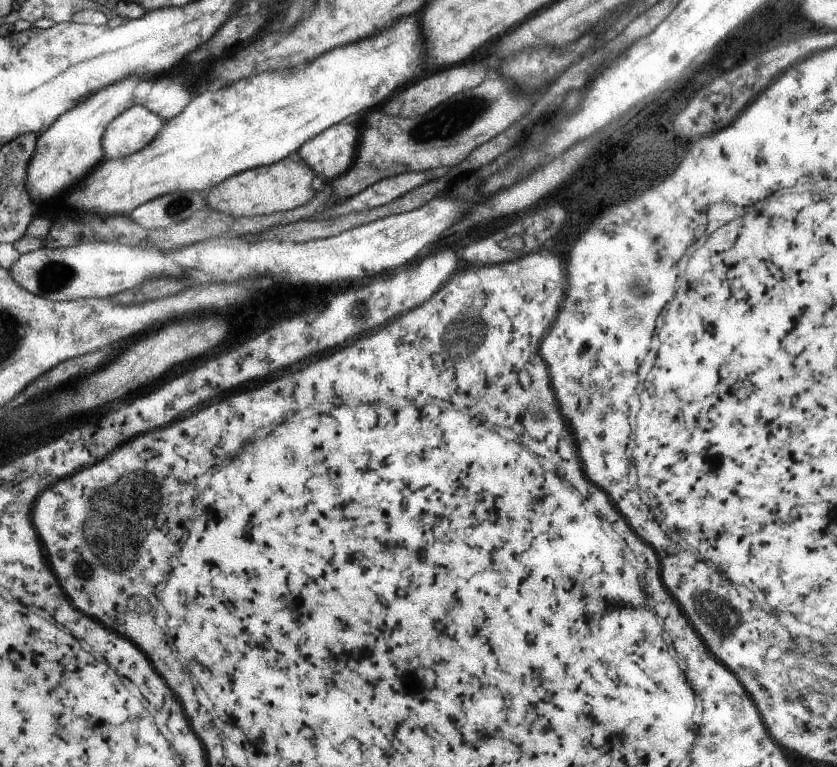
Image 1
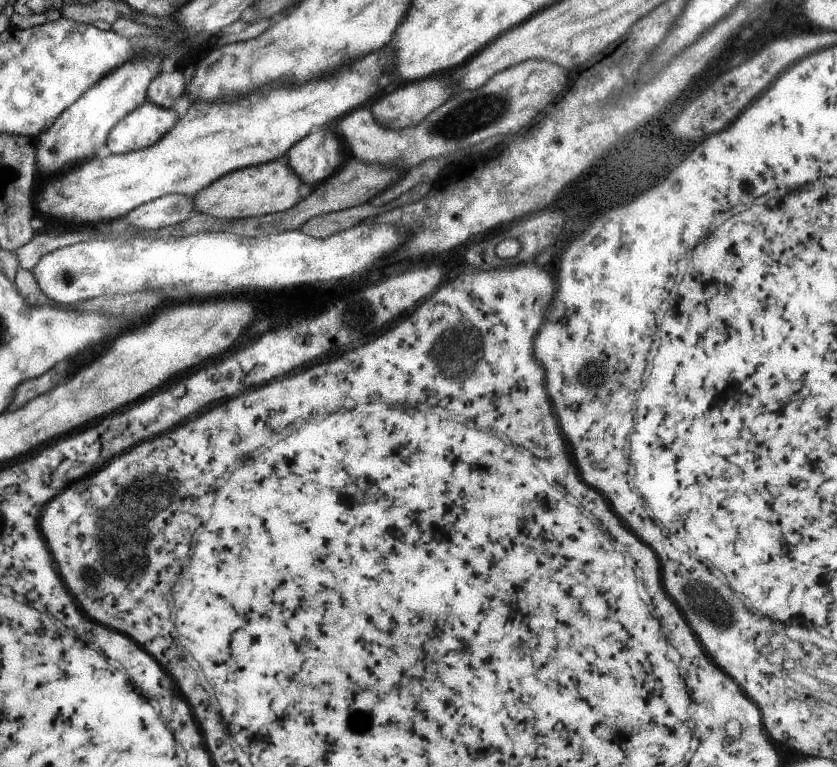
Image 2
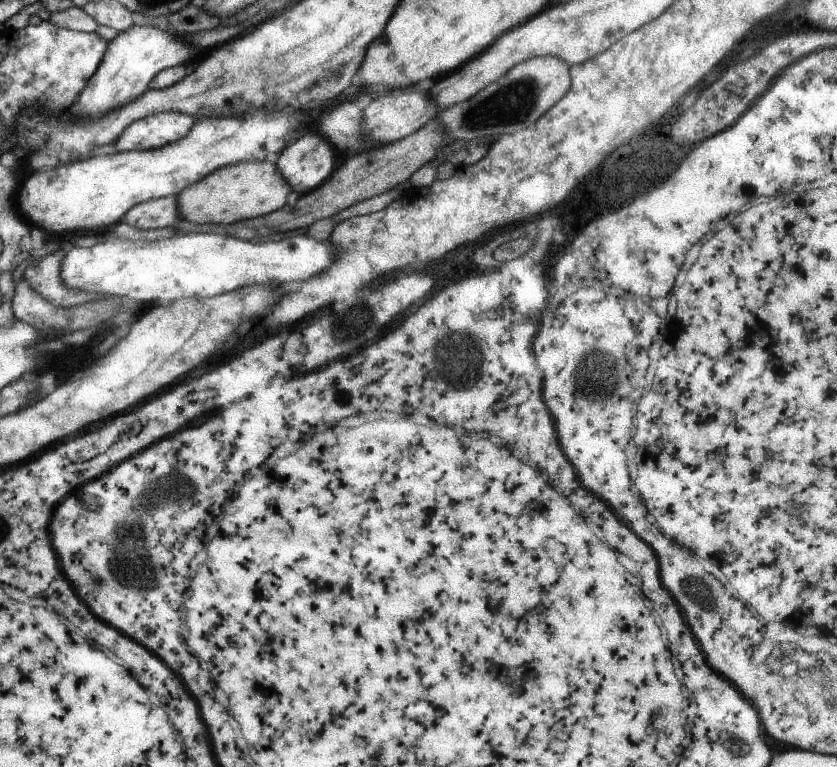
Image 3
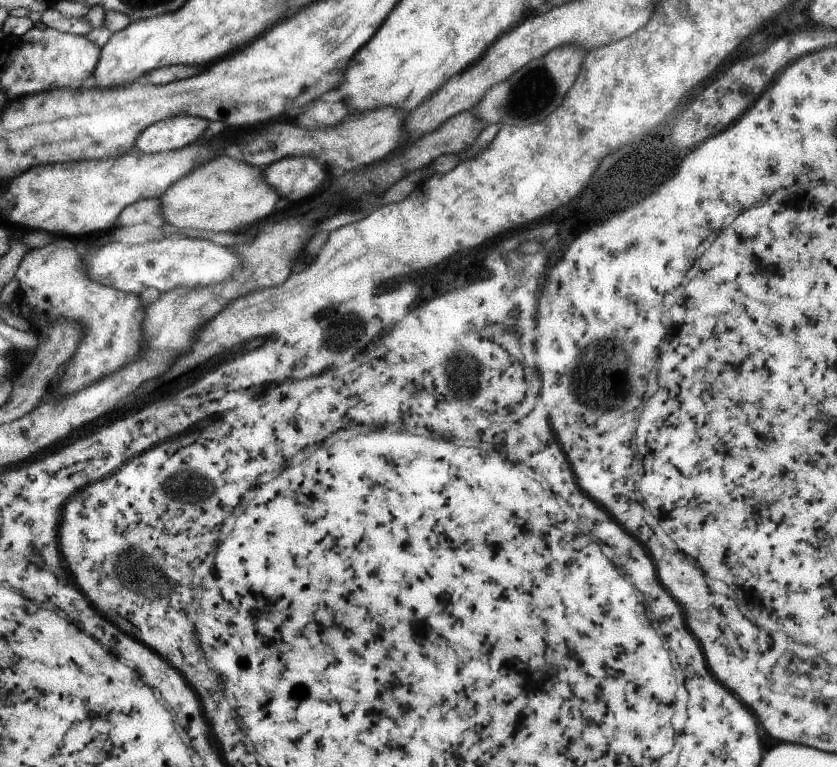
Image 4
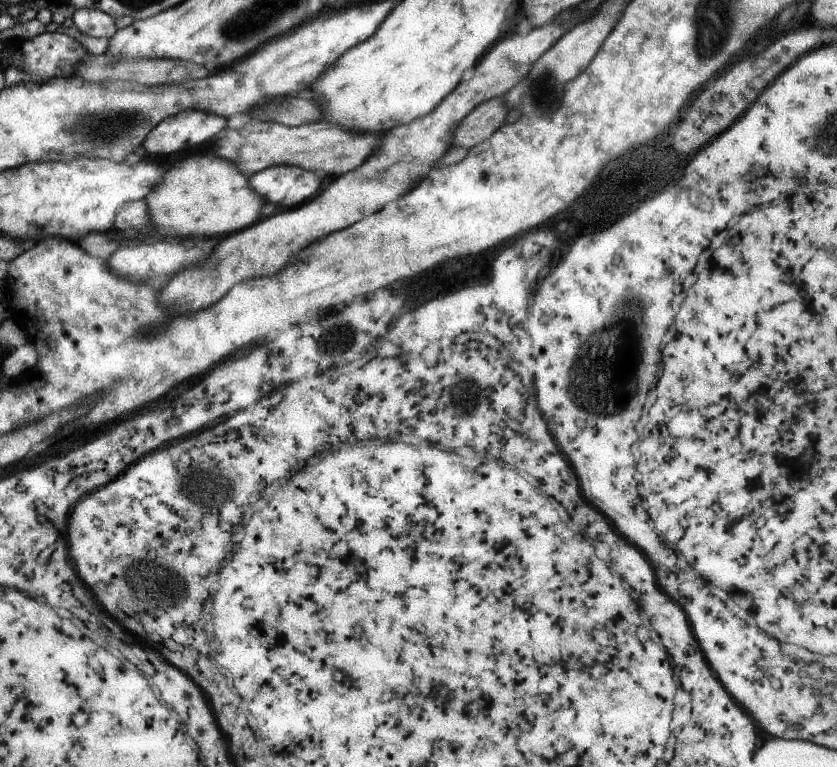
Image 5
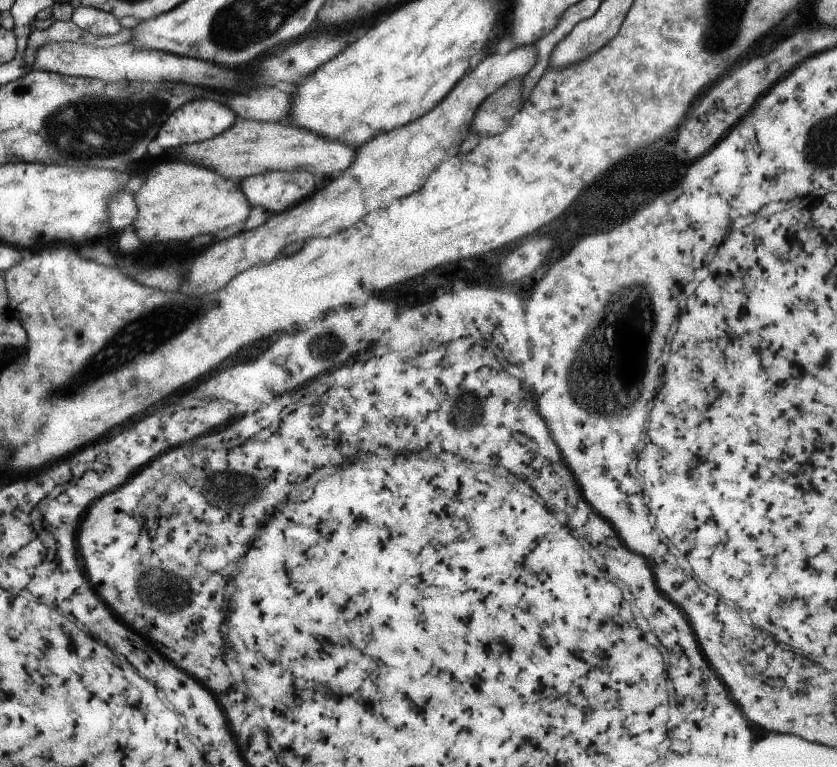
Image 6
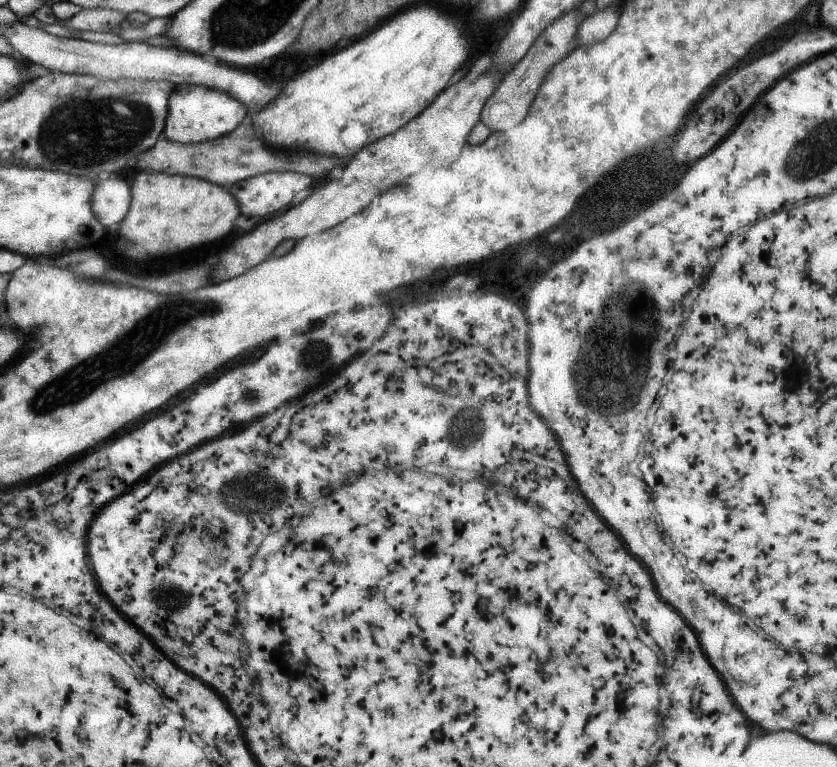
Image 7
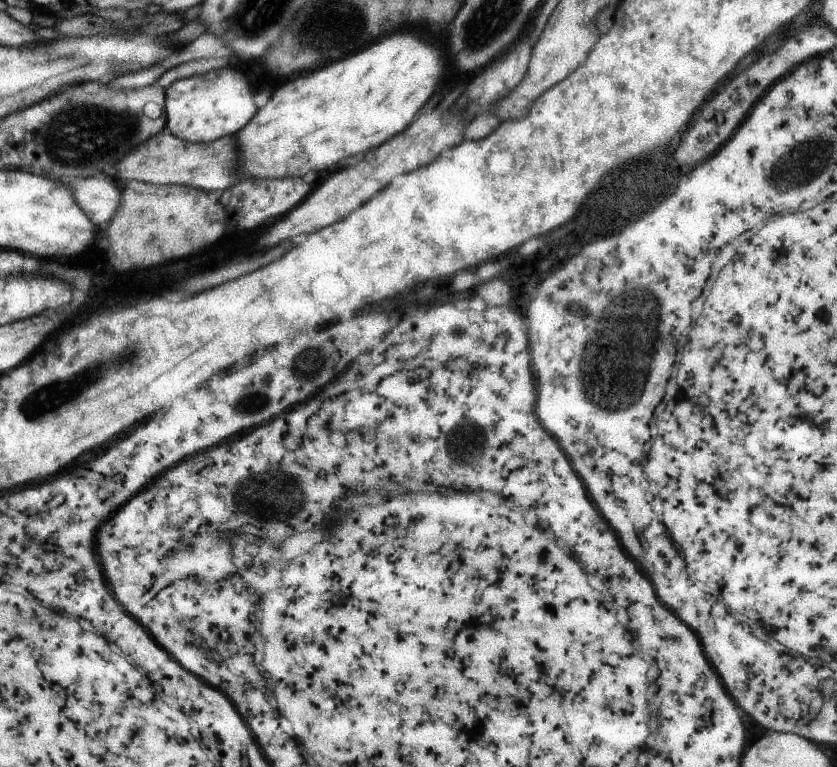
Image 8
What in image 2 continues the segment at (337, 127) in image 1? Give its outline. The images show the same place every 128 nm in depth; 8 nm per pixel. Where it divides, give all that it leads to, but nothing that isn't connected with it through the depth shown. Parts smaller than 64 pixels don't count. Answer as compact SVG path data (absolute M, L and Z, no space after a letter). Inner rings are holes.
M317 130L305 135L285 154L284 160L311 187L337 171L343 144L331 130Z

